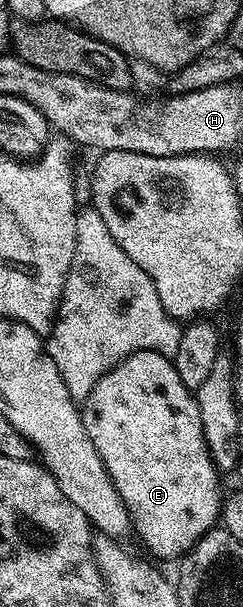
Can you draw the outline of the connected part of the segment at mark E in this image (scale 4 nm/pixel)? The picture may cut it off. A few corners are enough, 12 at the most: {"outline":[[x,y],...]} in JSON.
{"outline":[[138,351],[81,408],[158,559],[219,522],[198,400]]}

